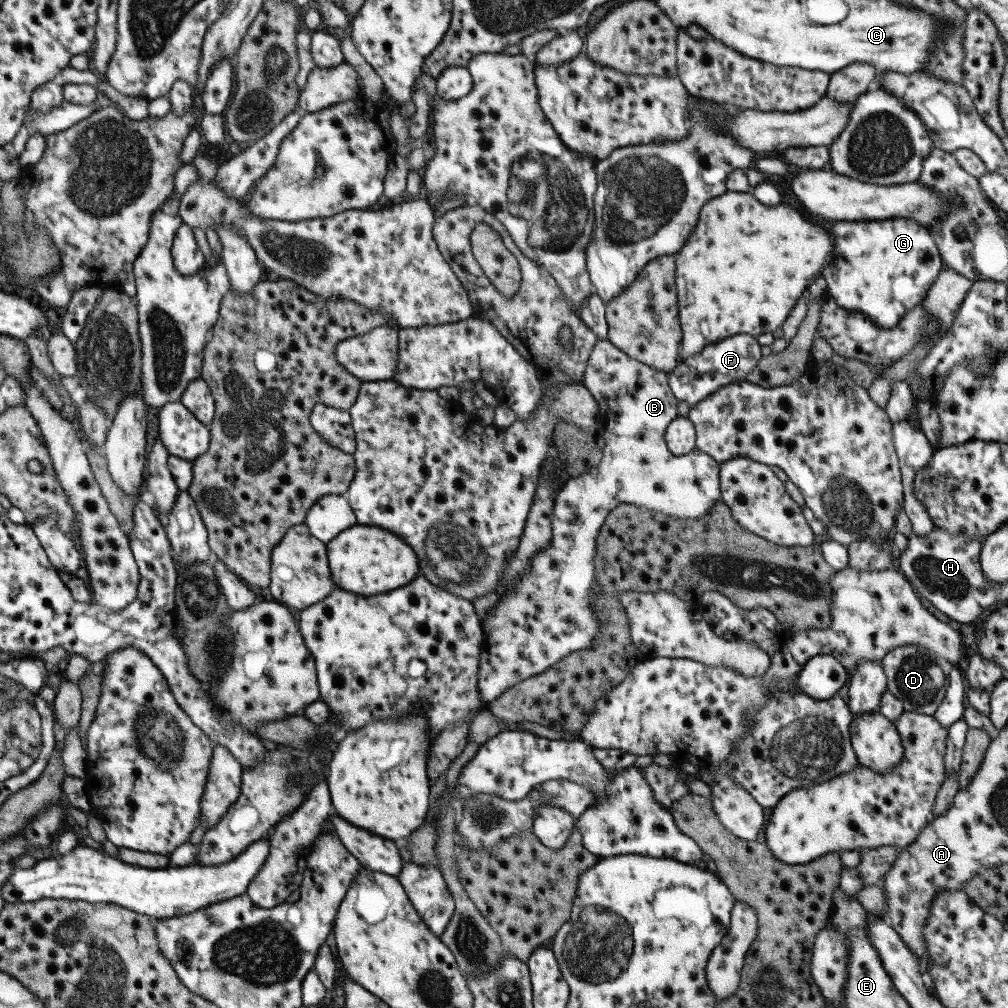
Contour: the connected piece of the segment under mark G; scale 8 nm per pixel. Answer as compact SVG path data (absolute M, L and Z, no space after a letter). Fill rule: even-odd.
M891 217L881 220L836 221L830 231L833 236L833 260L825 264L821 276L825 280L826 294L848 313L867 316L879 328L893 328L911 308L920 304L927 289L943 268L940 254L927 228L913 219Z

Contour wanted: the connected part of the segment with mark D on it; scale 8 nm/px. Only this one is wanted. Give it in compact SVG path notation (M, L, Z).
M903 644L891 650L880 660L886 678L886 691L901 701L904 711L931 713L943 698L947 686L947 675L953 665L942 660L935 652L922 651L915 644Z

